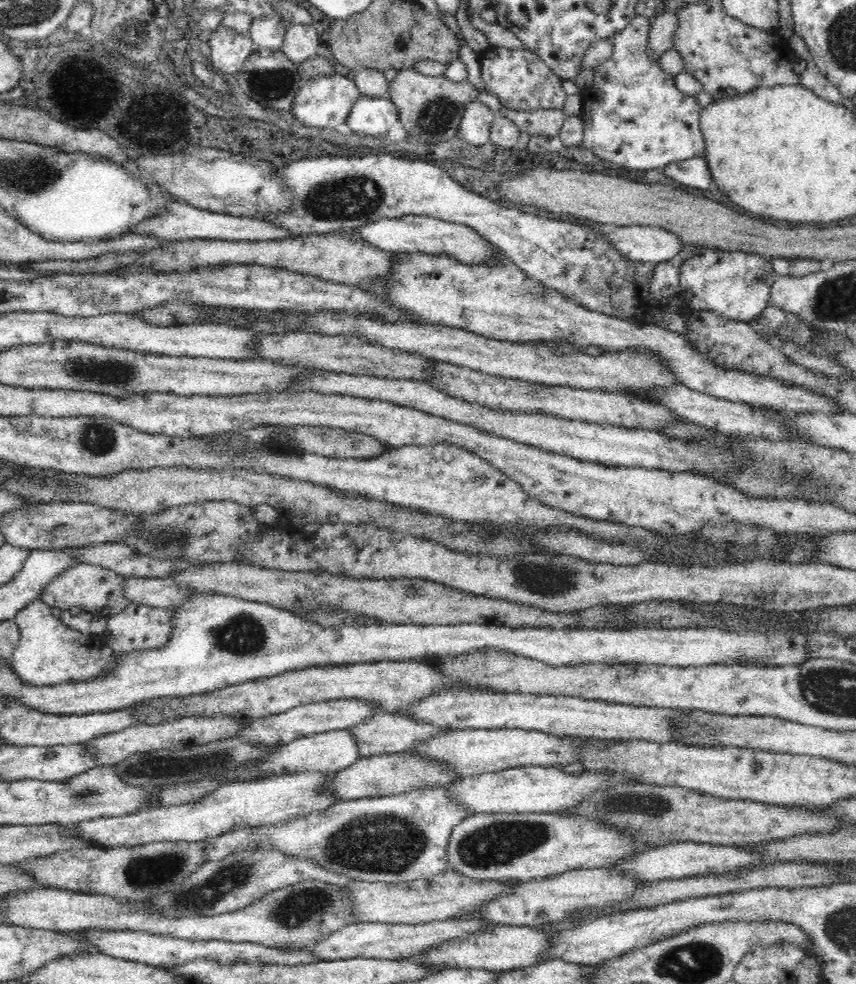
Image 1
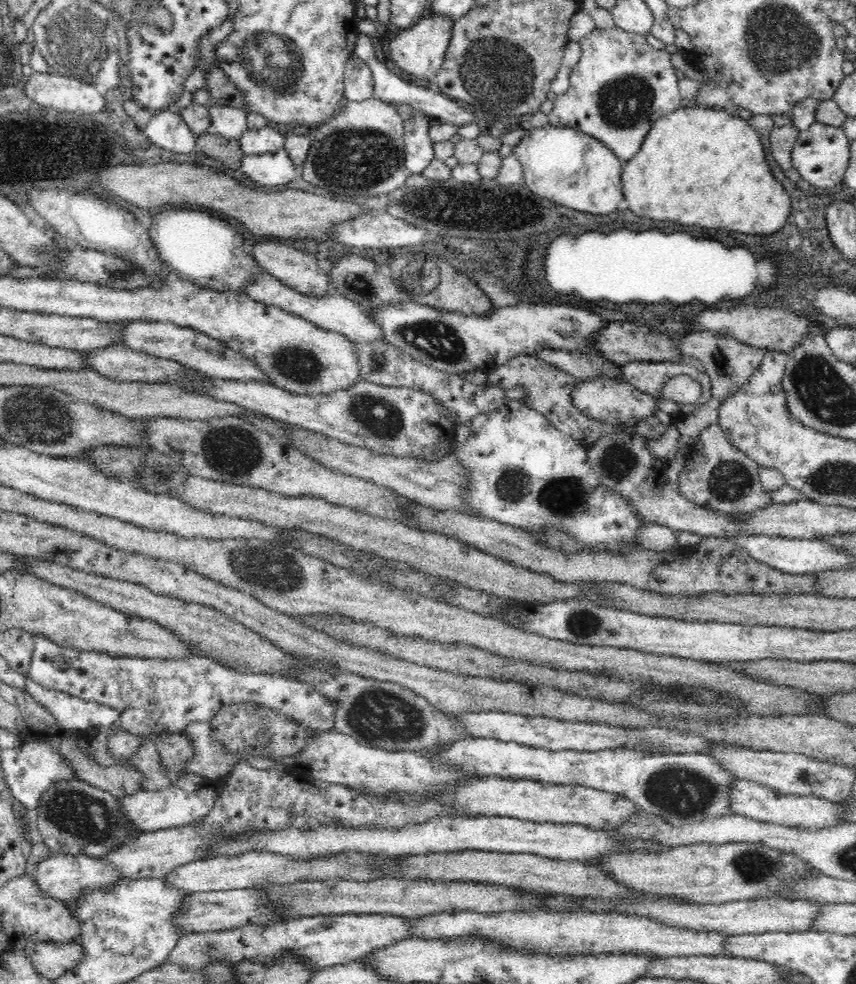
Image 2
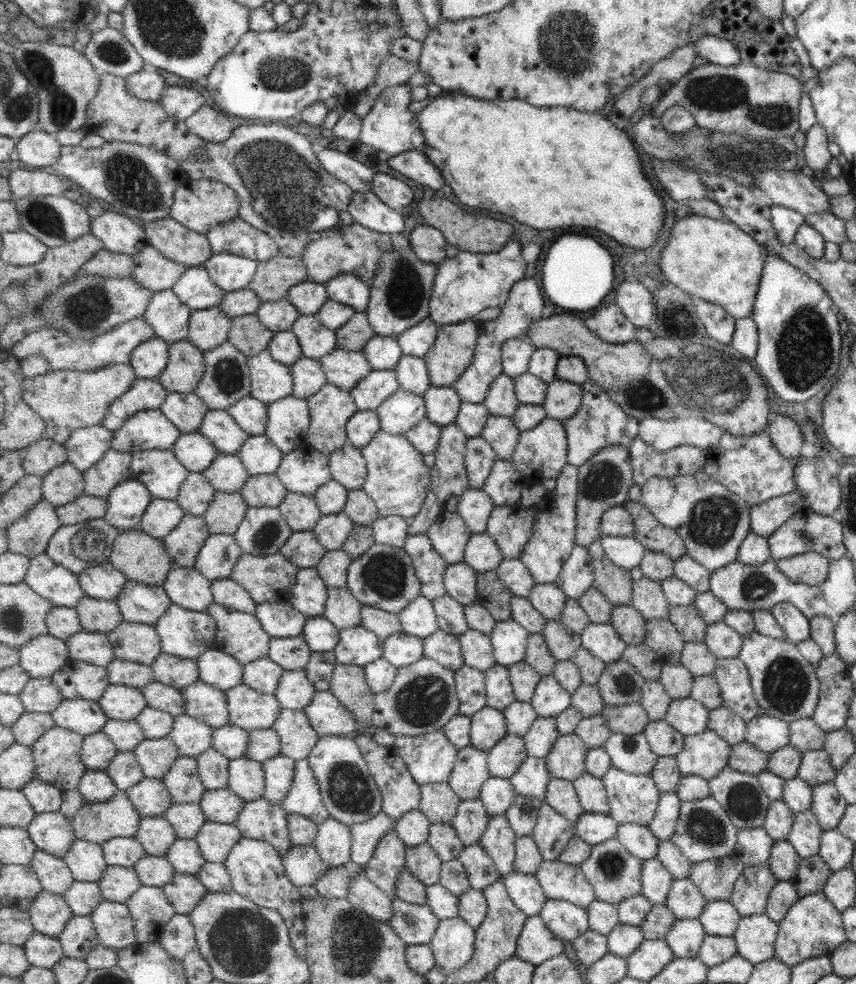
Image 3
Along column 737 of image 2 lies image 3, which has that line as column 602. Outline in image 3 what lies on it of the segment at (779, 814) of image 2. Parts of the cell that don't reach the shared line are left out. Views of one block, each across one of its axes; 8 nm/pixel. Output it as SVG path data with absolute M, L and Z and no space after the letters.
M585 771L585 774L579 776L572 783L576 786L577 794L585 811L611 815L608 790L605 788L603 779Z

